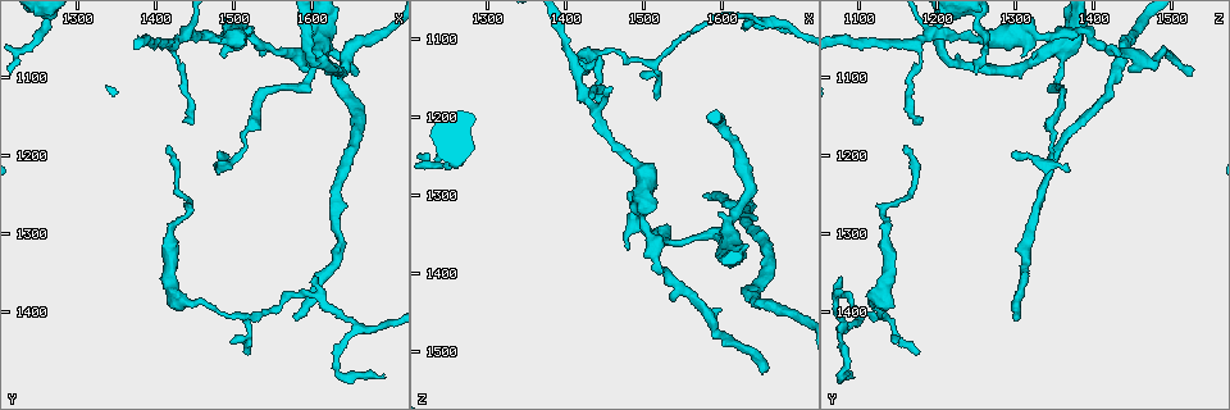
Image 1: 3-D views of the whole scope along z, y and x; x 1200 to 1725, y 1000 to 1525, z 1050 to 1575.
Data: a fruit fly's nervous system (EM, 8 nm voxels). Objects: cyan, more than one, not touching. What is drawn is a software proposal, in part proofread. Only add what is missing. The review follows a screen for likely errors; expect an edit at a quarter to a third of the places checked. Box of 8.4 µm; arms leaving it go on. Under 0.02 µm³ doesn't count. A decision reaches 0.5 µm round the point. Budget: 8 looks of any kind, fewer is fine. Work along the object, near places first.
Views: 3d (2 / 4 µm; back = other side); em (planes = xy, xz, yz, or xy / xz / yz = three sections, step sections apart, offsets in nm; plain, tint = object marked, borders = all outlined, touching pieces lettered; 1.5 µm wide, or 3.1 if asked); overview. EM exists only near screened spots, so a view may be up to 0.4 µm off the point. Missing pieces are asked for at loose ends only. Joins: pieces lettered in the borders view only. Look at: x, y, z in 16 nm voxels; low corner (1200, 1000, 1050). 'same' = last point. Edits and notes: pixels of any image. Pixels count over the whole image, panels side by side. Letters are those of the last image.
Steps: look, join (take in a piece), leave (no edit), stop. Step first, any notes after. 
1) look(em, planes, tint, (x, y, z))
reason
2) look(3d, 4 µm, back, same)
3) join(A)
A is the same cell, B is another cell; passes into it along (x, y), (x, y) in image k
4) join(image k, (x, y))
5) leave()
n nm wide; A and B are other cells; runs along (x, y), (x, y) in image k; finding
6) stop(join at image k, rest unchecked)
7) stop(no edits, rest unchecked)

look(3d, 2 µm, (1480, 1200, 1300))
thin end

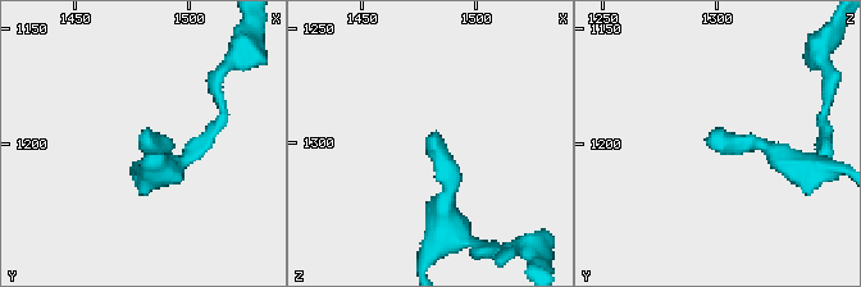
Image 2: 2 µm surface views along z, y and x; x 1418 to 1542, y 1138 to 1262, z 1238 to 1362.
look(em, planes, plain, (1481, 1204, 1297))
shape alone is not enough

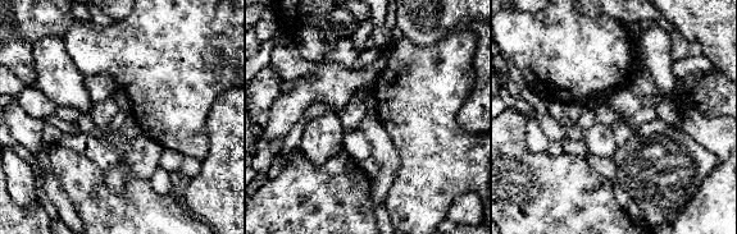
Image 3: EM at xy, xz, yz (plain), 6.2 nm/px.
look(em, planes, borders, same)

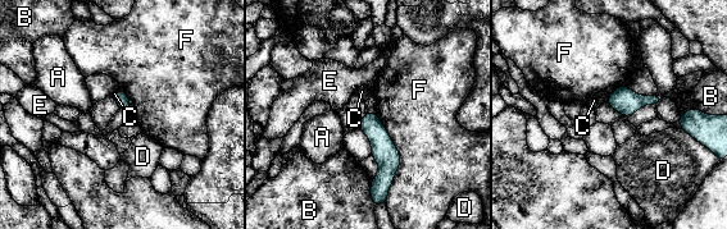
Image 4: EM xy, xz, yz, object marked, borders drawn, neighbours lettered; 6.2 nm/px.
leave()
A, B, C, D, E and F are other cells; no lettered piece goes on from it

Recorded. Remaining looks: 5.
look(3d, 2 µm, back, (1580, 1405, 1305))
long arm stops here

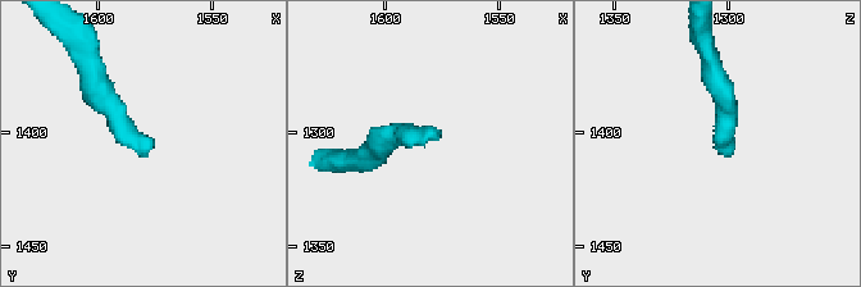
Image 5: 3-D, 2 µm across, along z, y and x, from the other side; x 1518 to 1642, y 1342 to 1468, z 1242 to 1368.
look(em, planes, borders, (1576, 1406, 1303))

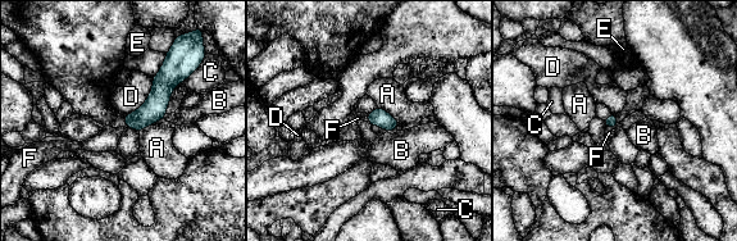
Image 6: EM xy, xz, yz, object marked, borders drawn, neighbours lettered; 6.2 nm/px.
join(F)
F is the same cell, A, B, C, D and E are other cells; the neuron continues

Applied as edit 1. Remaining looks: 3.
look(em, yz, step 8, borders, (1655, 1100, 1525))
an open end

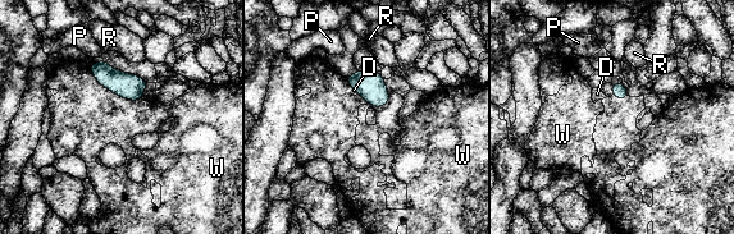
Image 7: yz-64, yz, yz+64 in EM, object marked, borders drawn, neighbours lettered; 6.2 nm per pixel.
look(em, planes, borders, same)
cut it another way

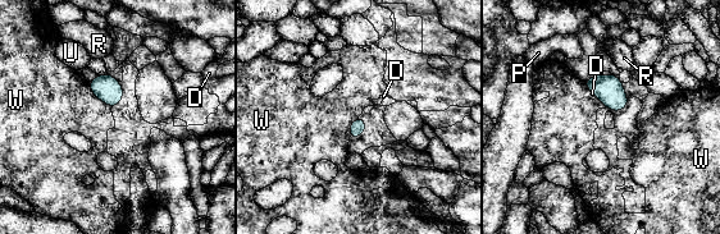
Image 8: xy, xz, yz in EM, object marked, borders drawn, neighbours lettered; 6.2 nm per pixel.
leave()
90 nm wide; D, P, R, U and W are other cells; border along (87, 86), (99, 99), (112, 106) in image 8; no lettered piece goes on from it

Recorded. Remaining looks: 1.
stop(join at image 6, rest unchecked)

